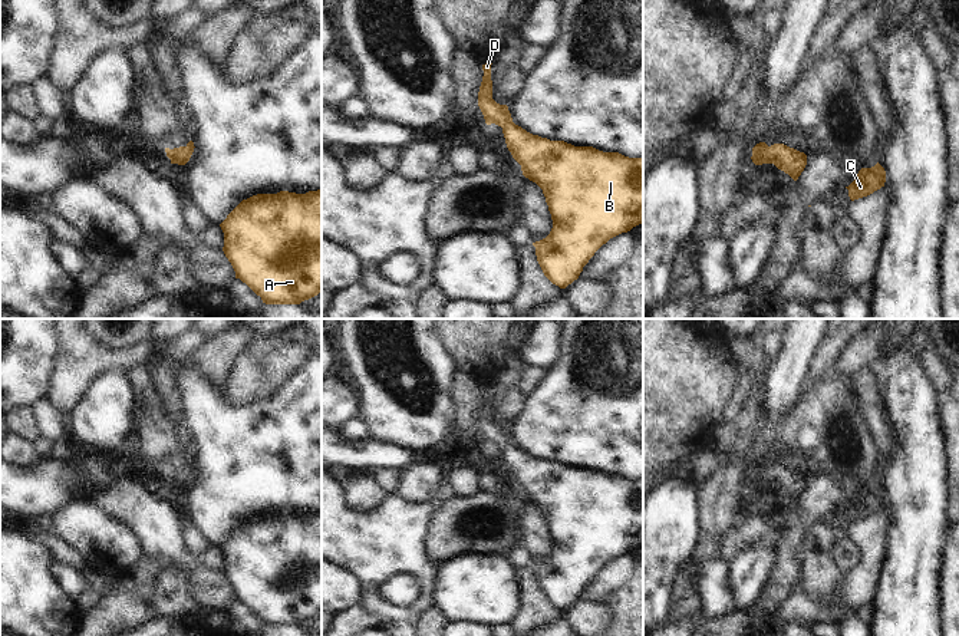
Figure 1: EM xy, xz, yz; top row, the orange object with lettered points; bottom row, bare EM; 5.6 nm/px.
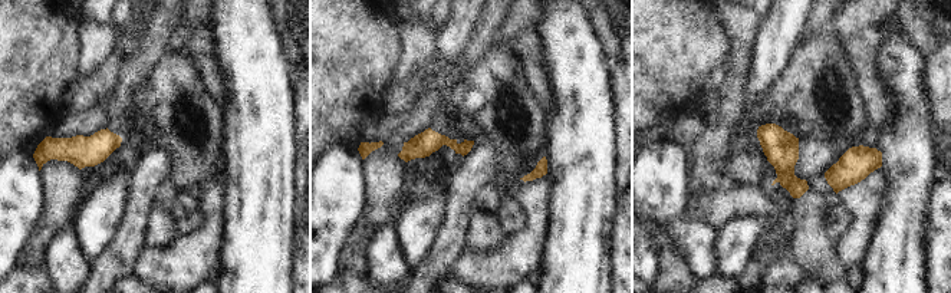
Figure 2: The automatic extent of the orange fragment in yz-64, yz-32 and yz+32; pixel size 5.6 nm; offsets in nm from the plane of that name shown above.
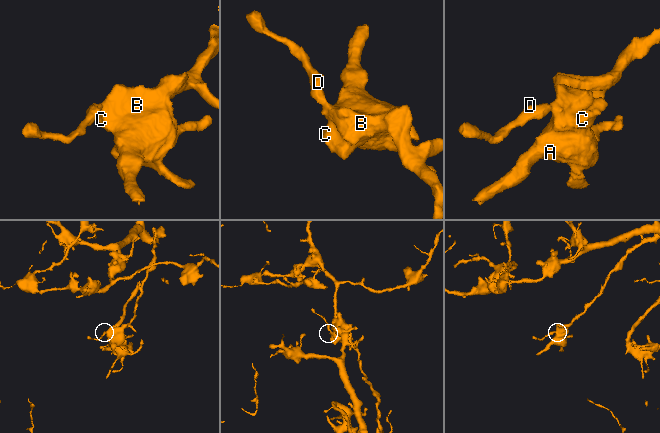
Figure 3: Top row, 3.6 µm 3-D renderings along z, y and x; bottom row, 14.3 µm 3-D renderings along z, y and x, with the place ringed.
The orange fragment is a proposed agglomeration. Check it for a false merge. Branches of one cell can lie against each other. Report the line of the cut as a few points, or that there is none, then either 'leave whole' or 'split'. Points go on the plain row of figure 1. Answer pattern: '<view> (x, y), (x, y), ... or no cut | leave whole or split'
no cut | leave whole

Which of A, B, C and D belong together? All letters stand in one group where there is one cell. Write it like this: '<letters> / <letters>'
A B C D

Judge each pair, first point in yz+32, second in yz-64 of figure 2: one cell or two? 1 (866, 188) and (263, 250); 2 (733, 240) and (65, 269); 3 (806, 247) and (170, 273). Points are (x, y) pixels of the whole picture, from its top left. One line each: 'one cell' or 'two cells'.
1: two cells
2: two cells
3: two cells

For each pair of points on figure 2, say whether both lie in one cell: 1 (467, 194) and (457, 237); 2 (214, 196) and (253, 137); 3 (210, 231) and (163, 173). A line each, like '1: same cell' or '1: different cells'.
1: same cell
2: different cells
3: different cells

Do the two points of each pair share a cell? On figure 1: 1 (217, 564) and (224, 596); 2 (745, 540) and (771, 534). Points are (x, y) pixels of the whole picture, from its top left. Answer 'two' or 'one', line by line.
1: two
2: one

